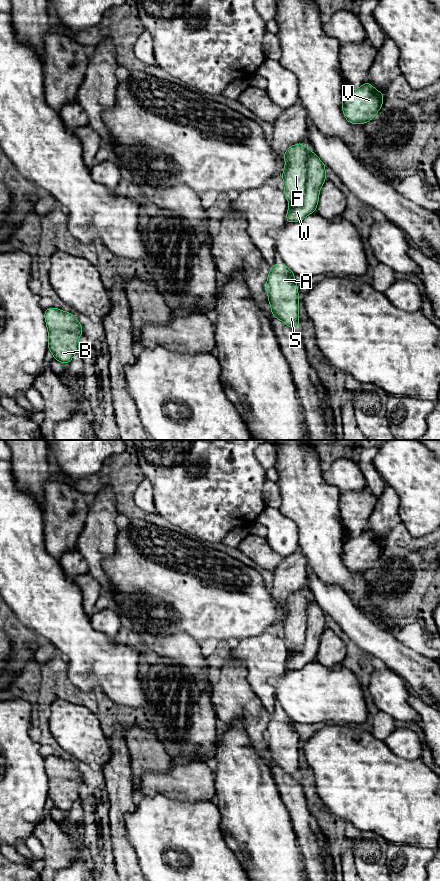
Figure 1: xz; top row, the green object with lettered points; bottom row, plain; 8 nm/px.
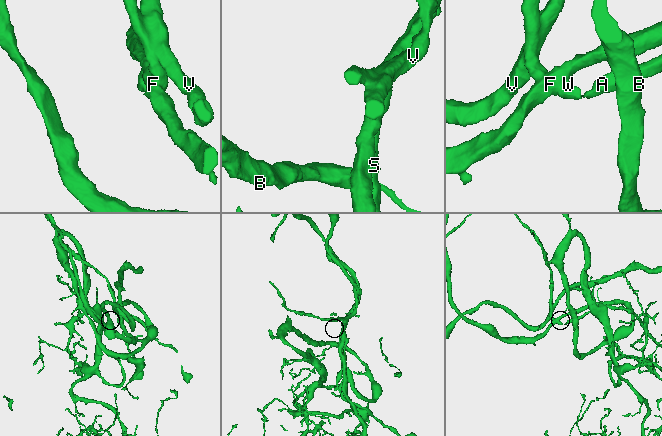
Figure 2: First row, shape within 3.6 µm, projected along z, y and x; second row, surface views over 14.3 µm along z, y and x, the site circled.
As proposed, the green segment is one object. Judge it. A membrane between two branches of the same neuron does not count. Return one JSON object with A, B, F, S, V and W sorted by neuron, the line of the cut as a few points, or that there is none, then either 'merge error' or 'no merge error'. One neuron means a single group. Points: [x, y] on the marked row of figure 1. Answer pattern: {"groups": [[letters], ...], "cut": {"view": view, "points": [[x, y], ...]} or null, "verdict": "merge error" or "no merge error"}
{"groups": [["A", "S", "V", "W"], ["B", "F"]], "cut": {"view": "xz", "points": [[311, 152], [307, 157], [305, 193], [290, 203]]}, "verdict": "merge error"}

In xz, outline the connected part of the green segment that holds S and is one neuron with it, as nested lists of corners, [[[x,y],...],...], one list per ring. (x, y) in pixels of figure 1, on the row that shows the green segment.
[[[278,262],[270,268],[266,292],[273,317],[280,319],[290,328],[298,329],[298,286],[295,274],[284,263]]]

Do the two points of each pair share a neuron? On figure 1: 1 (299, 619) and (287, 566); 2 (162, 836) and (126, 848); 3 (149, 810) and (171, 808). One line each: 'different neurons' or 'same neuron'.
1: same neuron
2: different neurons
3: same neuron

